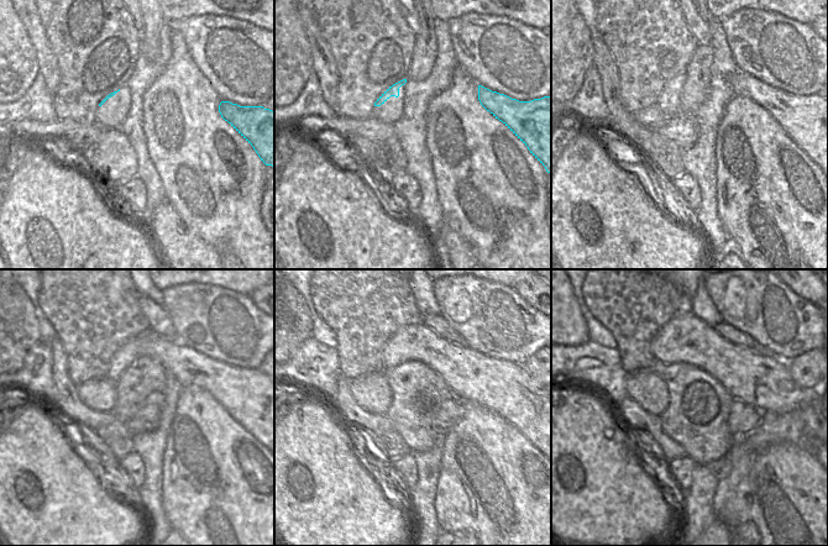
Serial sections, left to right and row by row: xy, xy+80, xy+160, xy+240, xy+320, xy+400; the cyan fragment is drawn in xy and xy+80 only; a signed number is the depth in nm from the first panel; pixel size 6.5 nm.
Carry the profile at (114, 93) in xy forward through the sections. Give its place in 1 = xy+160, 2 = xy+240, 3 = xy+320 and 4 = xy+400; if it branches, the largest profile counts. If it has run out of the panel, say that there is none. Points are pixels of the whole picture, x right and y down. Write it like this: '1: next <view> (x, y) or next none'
1: next xy+160 (651, 117)
2: next xy+240 (249, 395)
3: next xy+320 (506, 388)
4: next xy+400 (758, 378)

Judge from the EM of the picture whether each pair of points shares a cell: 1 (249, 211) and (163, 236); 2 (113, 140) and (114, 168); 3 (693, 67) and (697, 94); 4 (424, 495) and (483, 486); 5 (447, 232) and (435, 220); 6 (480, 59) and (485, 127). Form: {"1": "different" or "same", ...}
{"1": "different", "2": "same", "3": "same", "4": "different", "5": "different", "6": "different"}

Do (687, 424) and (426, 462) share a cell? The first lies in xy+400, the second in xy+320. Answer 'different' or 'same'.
different

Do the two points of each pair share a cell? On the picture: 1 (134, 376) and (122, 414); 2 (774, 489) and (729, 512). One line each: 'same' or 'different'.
1: same
2: same

